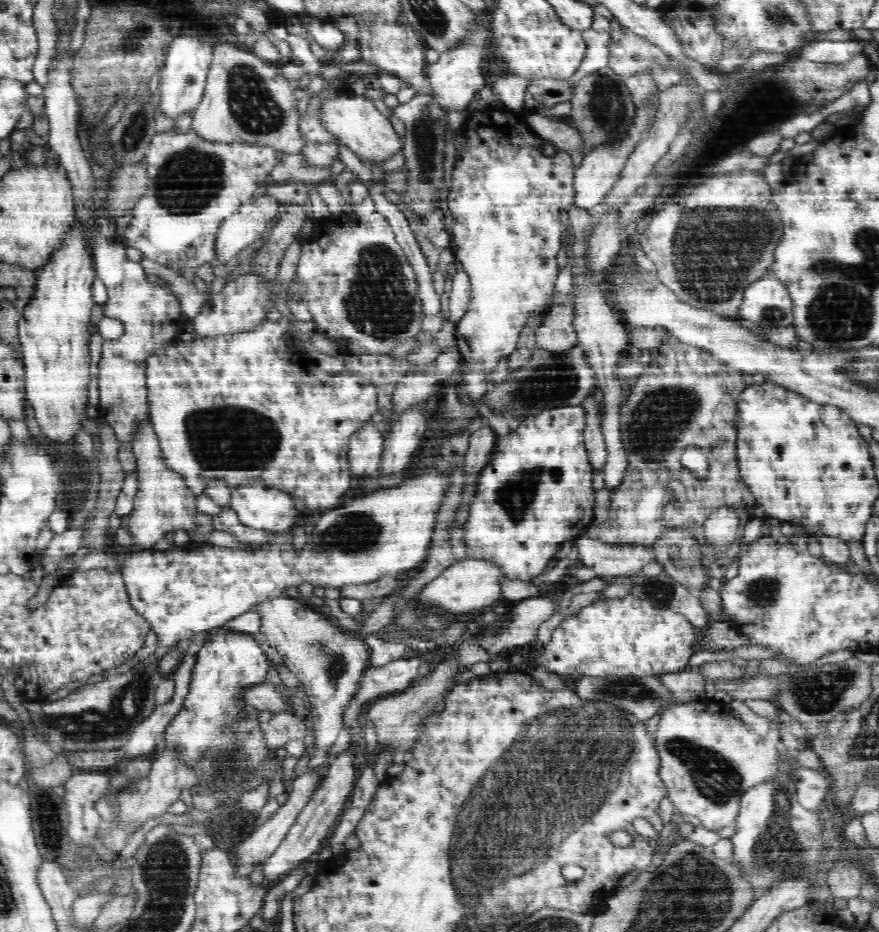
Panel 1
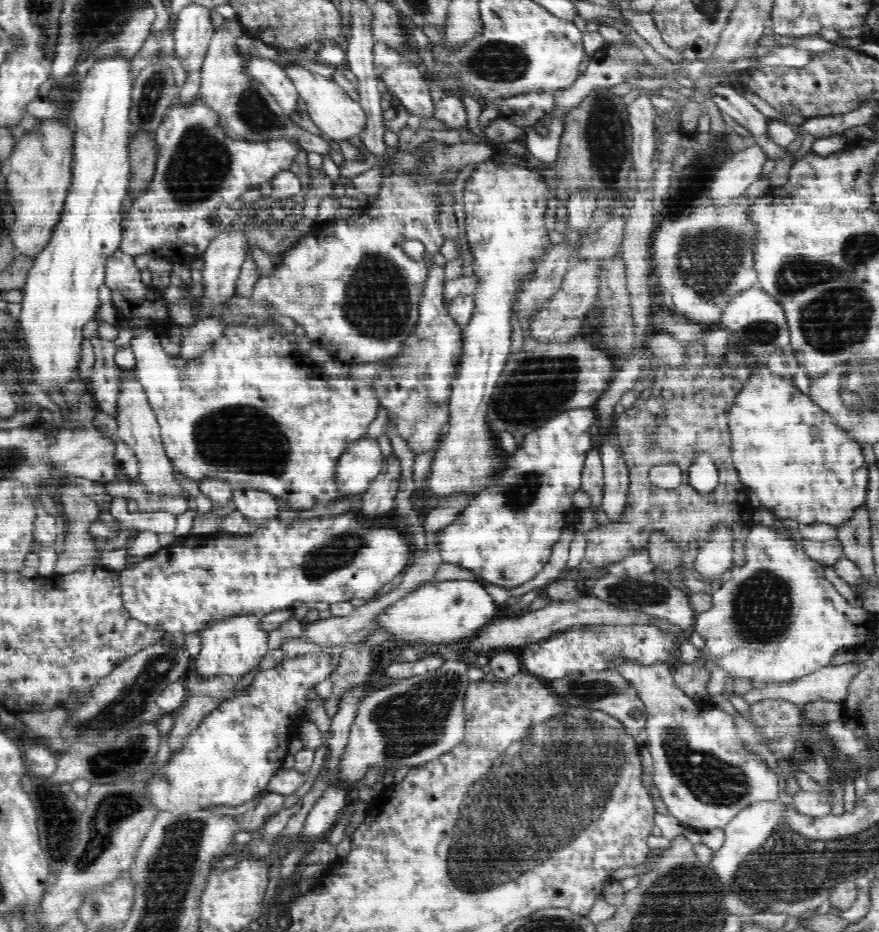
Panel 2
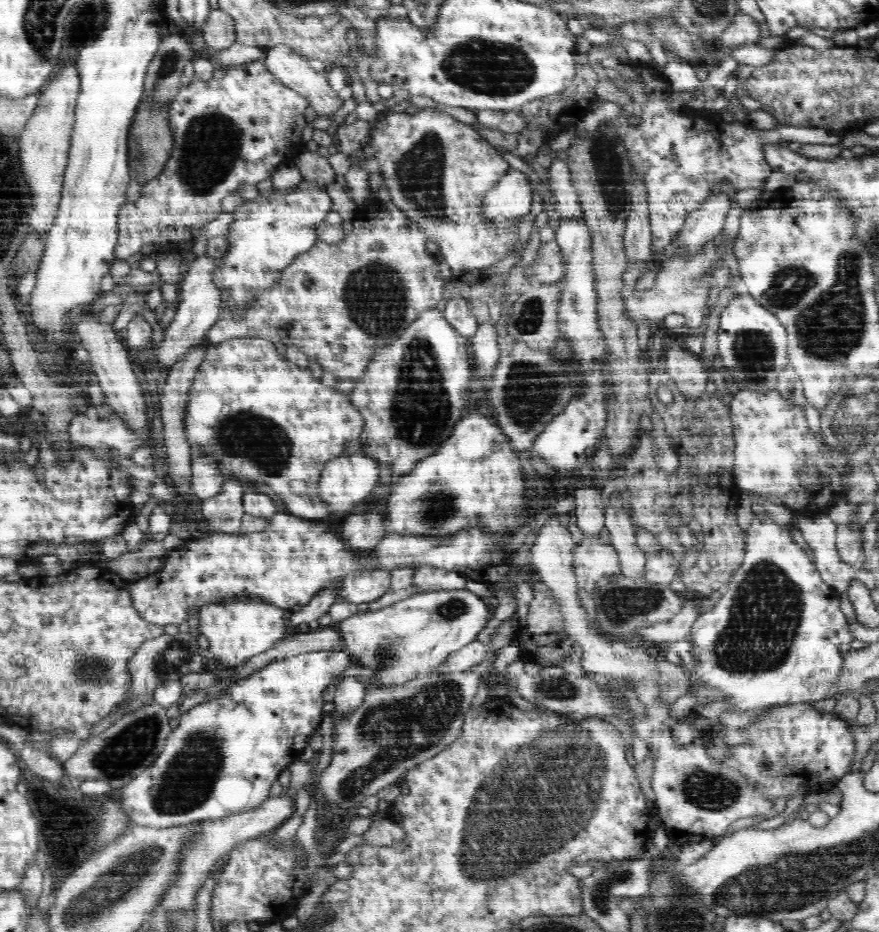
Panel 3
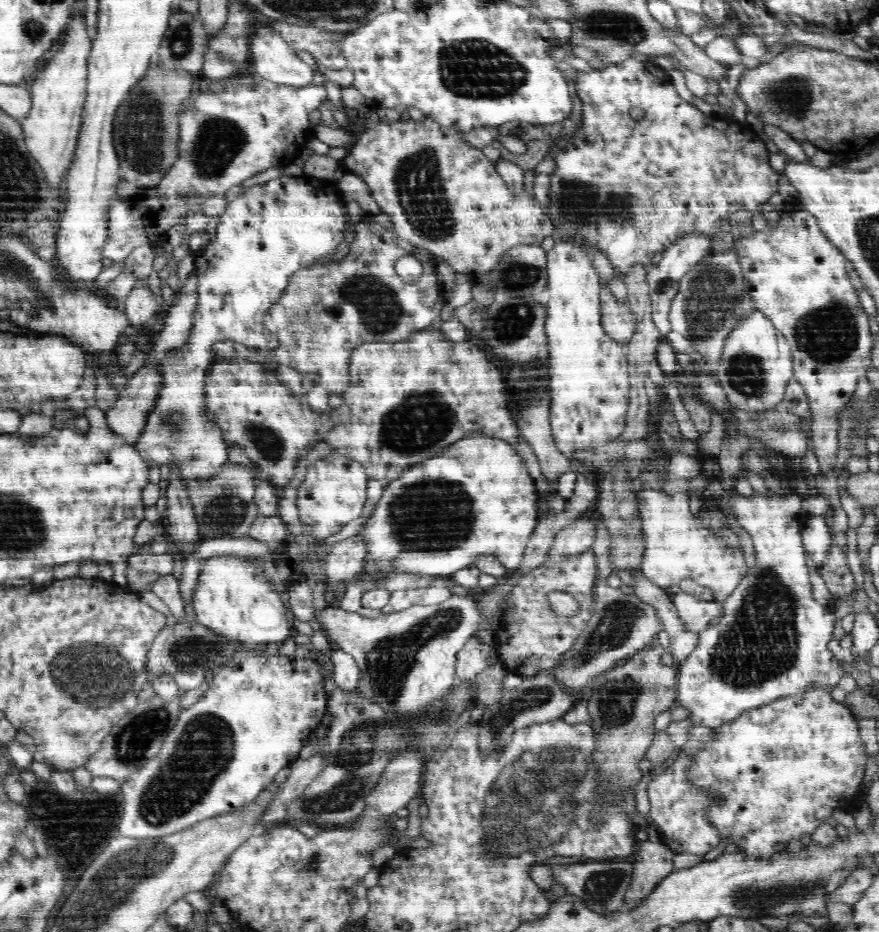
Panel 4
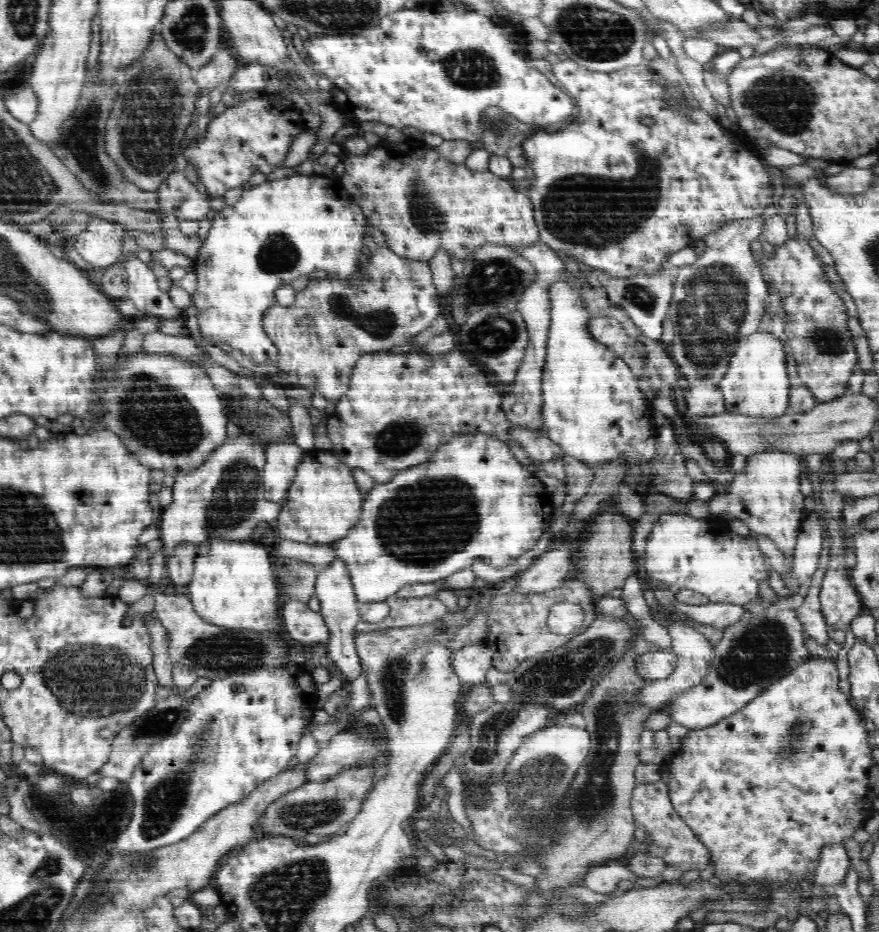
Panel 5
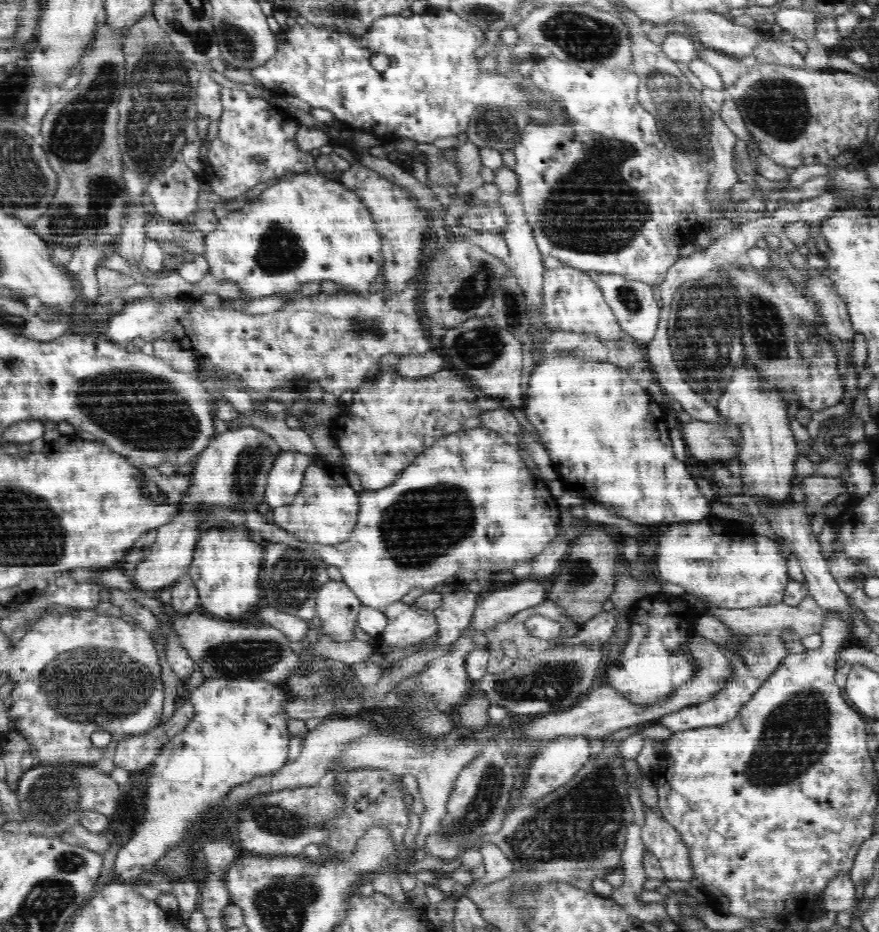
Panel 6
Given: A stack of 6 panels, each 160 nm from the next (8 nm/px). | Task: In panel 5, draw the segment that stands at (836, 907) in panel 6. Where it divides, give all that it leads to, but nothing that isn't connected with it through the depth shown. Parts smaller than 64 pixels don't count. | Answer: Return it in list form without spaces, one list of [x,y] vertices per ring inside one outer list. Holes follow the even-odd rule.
[[[826,844],[820,850],[820,862],[814,872],[813,880],[828,891],[840,886],[852,866],[852,861],[842,844]]]

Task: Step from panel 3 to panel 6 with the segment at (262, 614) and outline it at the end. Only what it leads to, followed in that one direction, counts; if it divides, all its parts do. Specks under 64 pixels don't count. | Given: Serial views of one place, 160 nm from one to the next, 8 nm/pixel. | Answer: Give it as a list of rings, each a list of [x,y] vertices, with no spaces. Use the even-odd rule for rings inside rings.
[[[241,527],[210,528],[199,534],[189,577],[200,592],[200,604],[218,618],[242,618],[256,610],[260,600],[260,577],[264,544],[256,544]]]

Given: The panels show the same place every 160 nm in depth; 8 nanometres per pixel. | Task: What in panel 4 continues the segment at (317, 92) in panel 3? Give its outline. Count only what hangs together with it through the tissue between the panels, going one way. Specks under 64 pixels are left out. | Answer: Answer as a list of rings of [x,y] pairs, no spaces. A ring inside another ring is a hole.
[[[261,25],[250,44],[249,60],[260,79],[277,84],[302,88],[317,81],[316,69],[298,58],[278,33]]]

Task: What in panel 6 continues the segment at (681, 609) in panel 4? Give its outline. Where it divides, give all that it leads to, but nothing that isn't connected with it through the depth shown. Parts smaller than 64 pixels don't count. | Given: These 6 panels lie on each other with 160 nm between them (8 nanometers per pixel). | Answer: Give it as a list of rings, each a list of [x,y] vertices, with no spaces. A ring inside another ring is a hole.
[[[808,595],[798,606],[786,606],[783,602],[780,604],[766,604],[766,606],[752,606],[752,608],[719,608],[715,611],[710,609],[708,612],[721,622],[724,622],[728,628],[739,635],[747,633],[770,633],[771,630],[783,631],[790,630],[801,638],[821,634],[823,628],[823,608],[818,606],[814,597]]]

